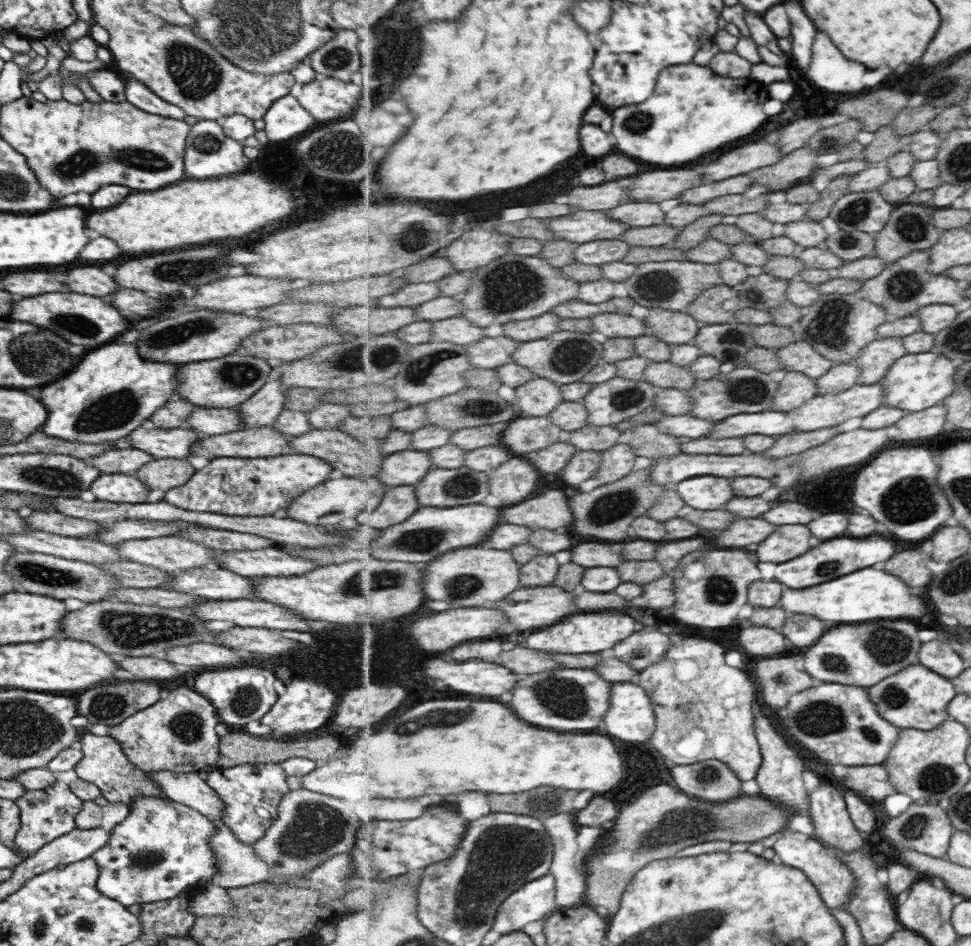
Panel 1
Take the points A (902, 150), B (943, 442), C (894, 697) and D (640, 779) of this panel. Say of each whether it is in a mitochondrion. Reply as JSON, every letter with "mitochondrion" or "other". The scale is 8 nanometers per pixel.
{"A":"other","B":"other","C":"mitochondrion","D":"other"}

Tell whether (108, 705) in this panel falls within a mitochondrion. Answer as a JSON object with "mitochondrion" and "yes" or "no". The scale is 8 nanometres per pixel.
{"mitochondrion":"yes"}

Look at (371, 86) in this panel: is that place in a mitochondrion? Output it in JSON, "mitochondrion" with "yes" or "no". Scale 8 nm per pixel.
{"mitochondrion":"no"}

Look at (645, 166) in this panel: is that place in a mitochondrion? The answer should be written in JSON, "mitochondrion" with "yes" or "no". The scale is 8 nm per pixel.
{"mitochondrion":"no"}

